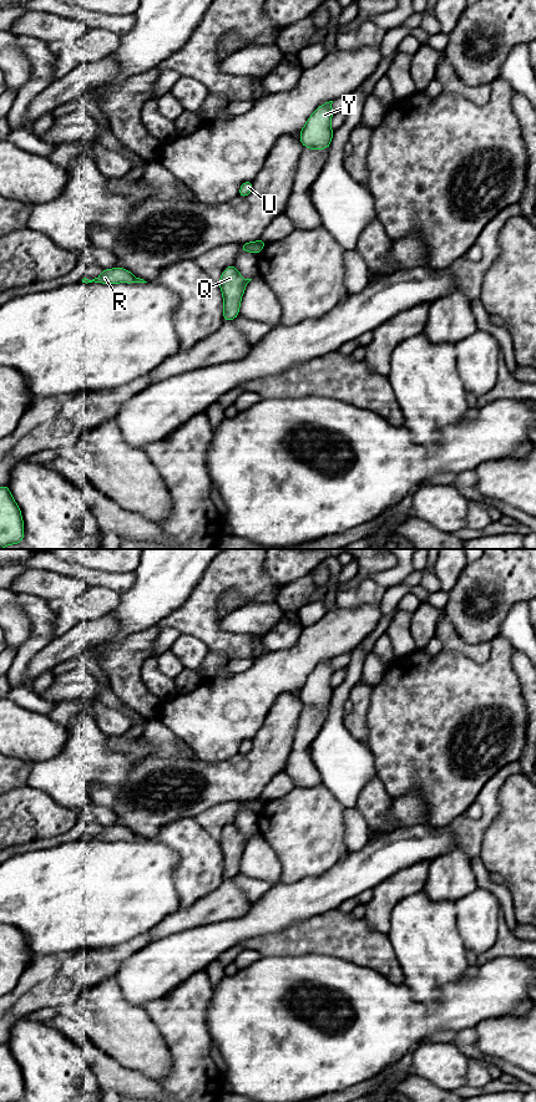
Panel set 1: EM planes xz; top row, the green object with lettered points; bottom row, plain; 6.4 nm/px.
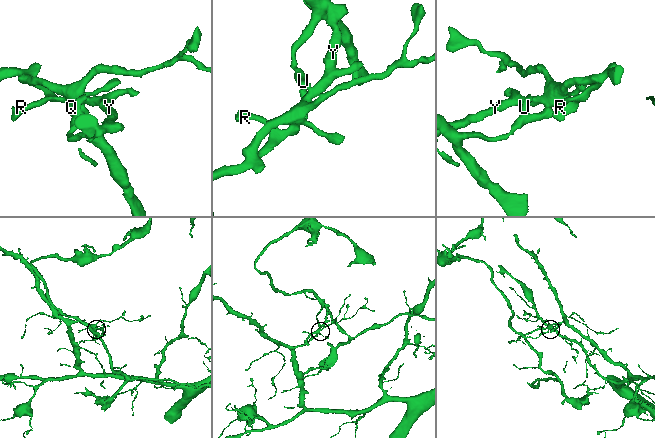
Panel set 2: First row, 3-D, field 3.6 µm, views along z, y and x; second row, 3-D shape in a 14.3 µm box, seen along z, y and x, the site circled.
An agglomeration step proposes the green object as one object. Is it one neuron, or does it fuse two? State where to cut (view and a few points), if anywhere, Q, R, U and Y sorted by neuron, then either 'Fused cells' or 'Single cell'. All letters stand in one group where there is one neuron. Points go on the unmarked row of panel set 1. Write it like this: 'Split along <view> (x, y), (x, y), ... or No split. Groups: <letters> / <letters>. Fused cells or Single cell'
Split along xz (258, 798), (249, 808). Groups: Q R Y / U. Fused cells

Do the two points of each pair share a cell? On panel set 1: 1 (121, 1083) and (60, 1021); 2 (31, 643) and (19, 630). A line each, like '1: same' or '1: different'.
1: same
2: different

